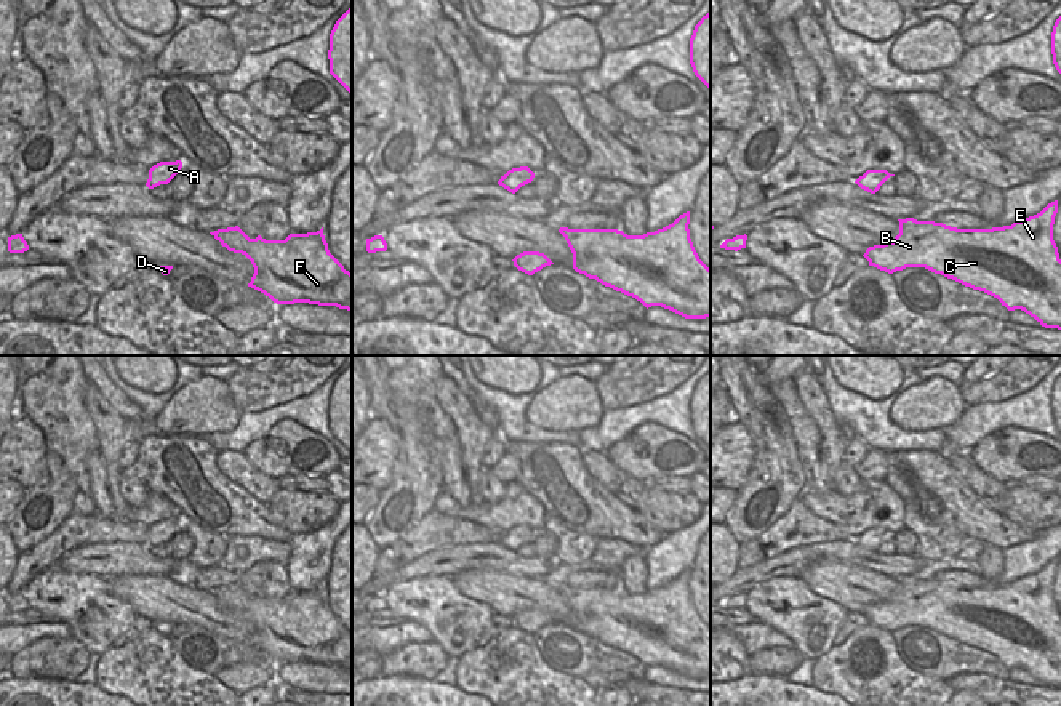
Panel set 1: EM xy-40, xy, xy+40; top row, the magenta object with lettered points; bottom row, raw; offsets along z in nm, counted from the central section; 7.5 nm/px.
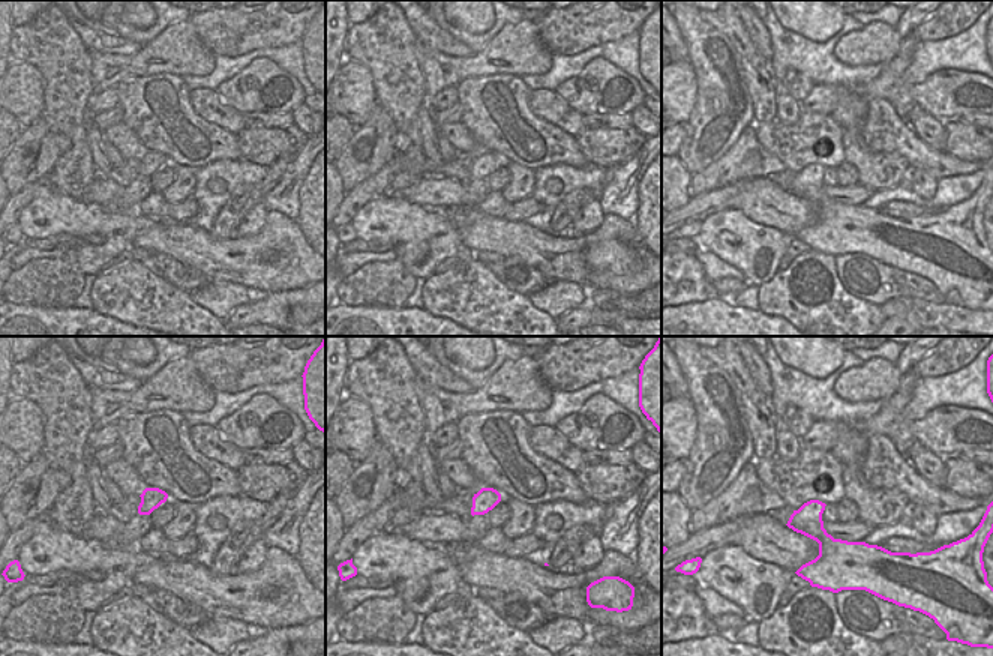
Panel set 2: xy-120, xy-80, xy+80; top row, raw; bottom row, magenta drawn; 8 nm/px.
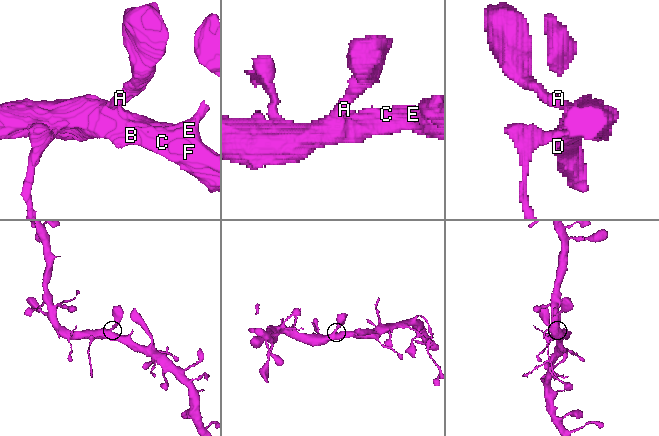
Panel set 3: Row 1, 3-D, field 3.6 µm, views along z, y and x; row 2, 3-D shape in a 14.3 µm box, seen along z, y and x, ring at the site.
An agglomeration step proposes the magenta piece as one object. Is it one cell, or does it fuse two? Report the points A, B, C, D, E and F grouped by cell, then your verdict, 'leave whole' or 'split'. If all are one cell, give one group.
groups A B C D E F; leave whole

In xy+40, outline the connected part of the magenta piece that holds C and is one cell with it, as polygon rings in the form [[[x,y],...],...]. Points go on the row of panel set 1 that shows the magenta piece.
[[[1058,200],[1034,216],[992,229],[957,229],[935,221],[898,219],[899,234],[895,240],[869,247],[863,256],[869,266],[888,274],[925,267],[997,298],[1008,311],[1024,311],[1045,328],[1061,330],[1061,259],[1053,240],[1056,213]]]

